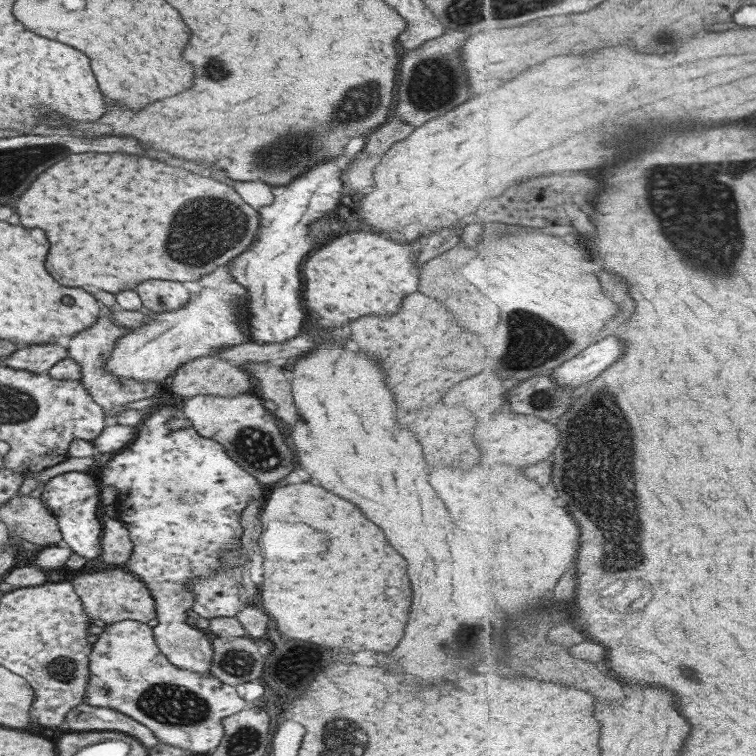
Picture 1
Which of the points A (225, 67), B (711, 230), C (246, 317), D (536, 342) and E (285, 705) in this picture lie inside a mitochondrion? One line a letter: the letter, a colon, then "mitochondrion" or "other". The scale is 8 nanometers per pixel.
A: mitochondrion
B: mitochondrion
C: other
D: mitochondrion
E: other

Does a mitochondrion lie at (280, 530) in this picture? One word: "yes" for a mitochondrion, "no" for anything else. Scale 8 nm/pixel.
no

